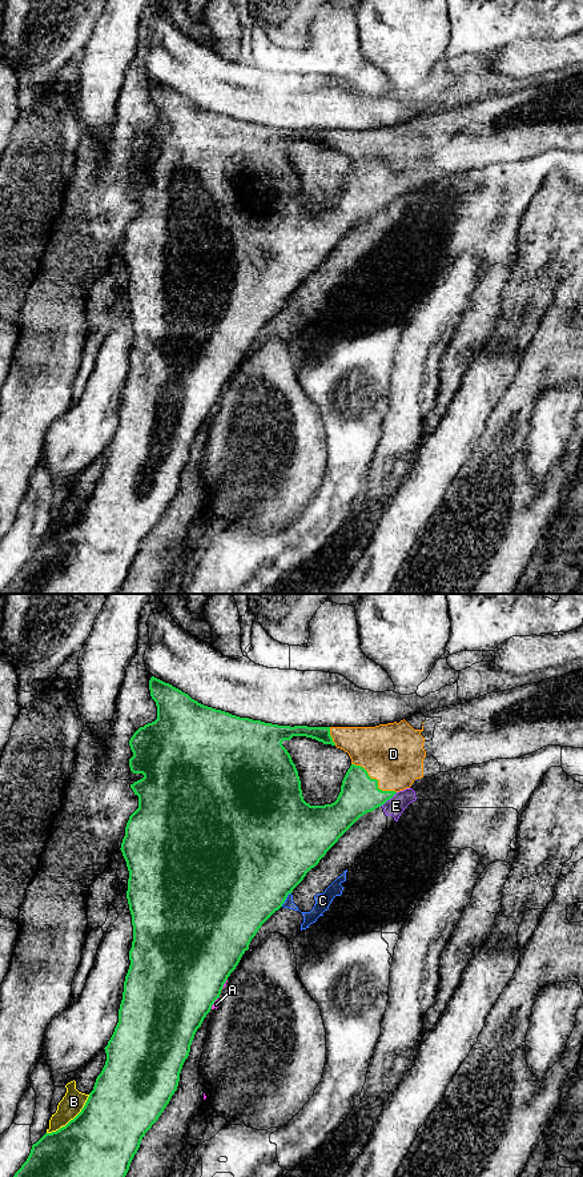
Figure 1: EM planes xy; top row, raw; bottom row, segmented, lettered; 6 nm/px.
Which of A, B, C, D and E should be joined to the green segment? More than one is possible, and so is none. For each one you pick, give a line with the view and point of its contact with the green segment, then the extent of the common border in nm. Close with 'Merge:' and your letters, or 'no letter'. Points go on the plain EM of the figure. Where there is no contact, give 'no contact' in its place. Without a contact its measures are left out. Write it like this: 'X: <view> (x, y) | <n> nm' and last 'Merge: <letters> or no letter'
D: xy (376, 183) | 320 nm
Merge: D

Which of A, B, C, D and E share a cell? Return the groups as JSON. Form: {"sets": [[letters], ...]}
{"sets": [["A", "C", "E"], ["B"], ["D"]]}

